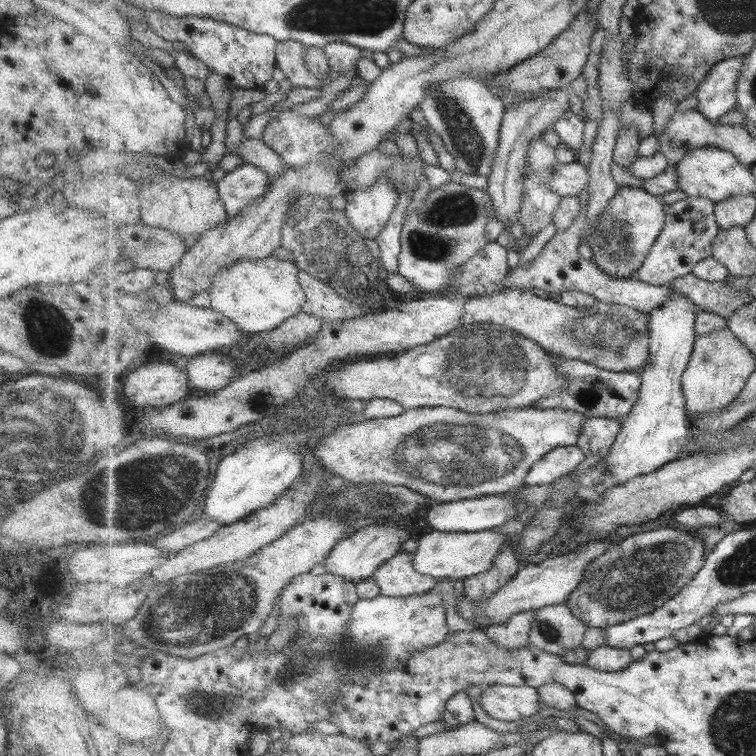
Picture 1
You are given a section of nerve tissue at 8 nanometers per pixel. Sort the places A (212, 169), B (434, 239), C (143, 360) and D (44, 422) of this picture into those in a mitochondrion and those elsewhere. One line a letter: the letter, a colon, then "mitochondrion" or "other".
A: other
B: mitochondrion
C: other
D: mitochondrion

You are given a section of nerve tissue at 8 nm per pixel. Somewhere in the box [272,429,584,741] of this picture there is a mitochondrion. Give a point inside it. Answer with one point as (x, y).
(549, 633)

